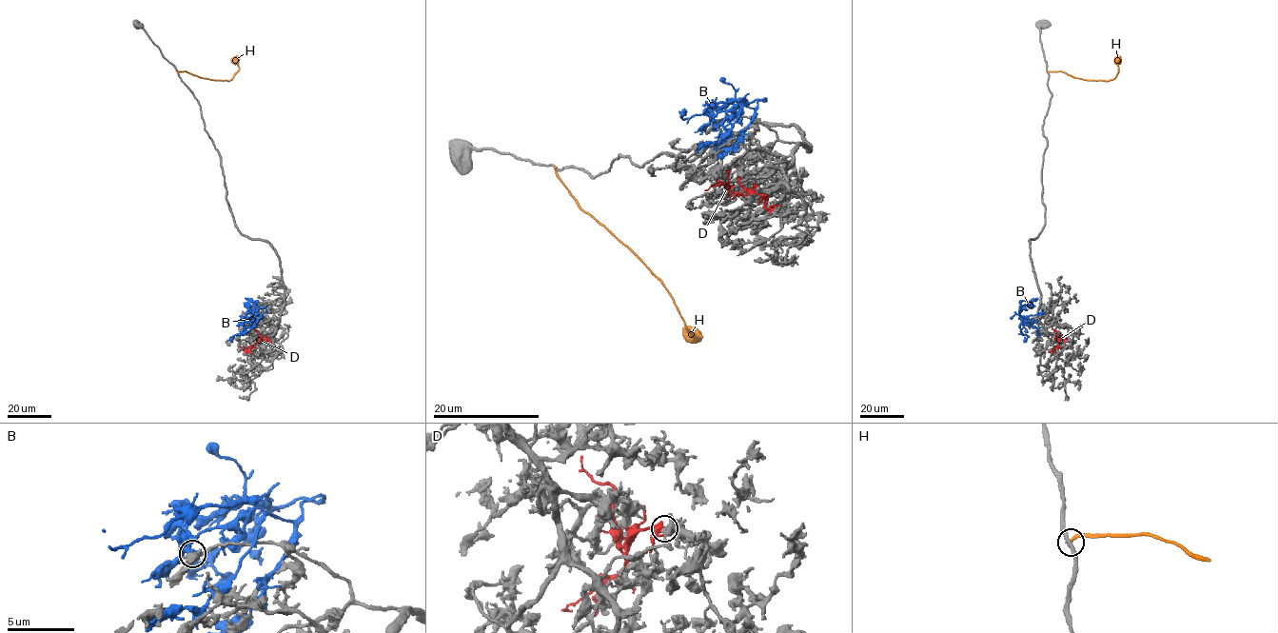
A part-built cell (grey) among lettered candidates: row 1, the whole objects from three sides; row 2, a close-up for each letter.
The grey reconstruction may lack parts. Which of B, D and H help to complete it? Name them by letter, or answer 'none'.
none

